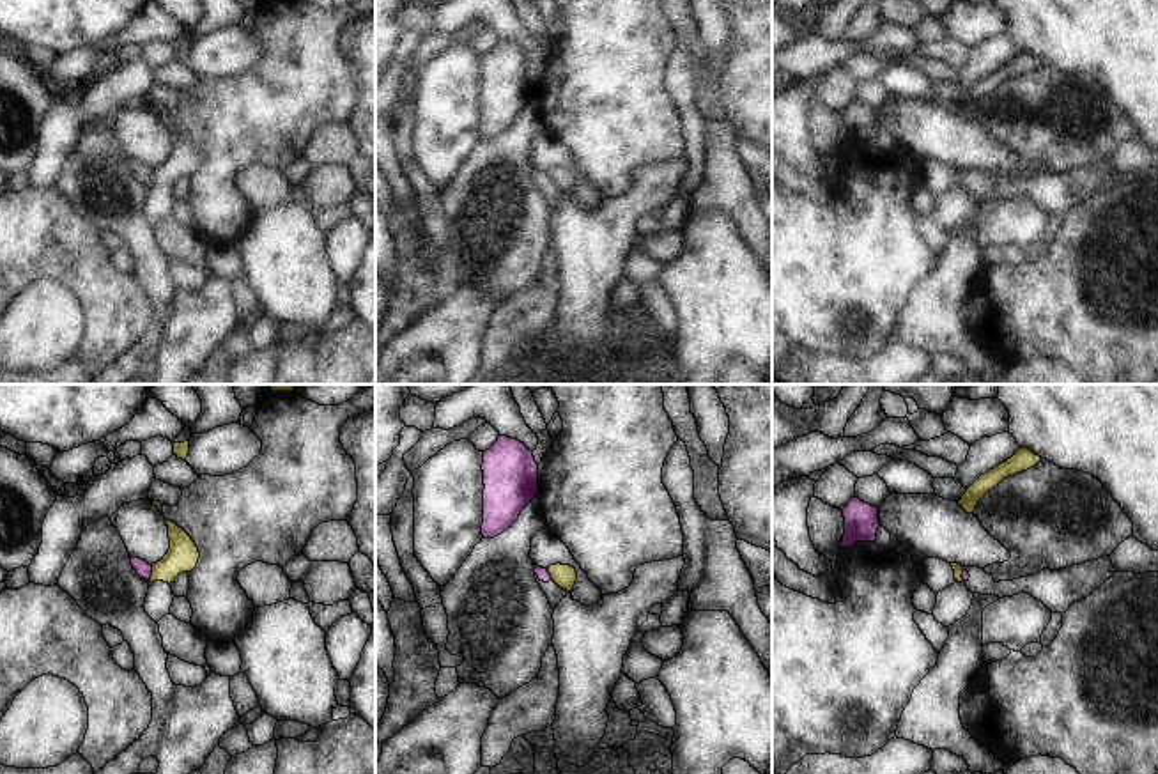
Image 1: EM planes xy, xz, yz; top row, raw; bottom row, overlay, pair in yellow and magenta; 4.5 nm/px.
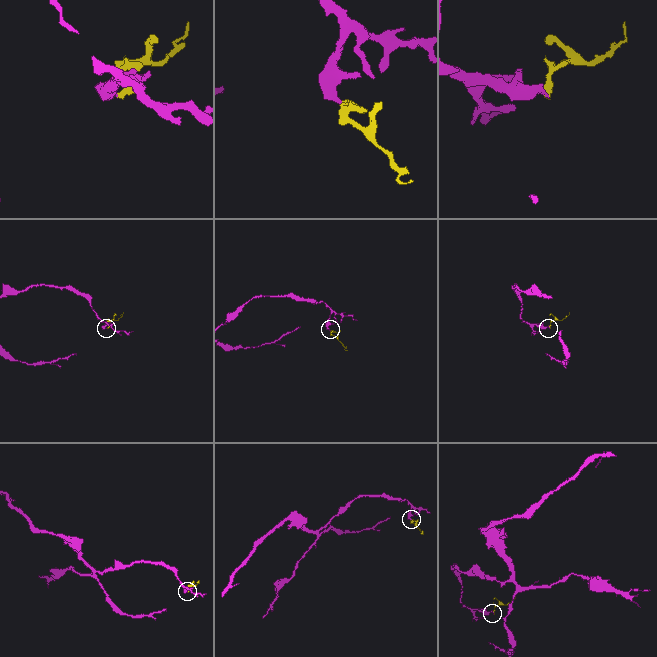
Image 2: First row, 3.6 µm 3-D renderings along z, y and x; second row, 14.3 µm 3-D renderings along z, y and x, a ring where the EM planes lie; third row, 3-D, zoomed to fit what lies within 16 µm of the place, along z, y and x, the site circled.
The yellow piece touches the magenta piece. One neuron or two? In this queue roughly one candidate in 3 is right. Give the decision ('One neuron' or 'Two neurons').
Two neurons

